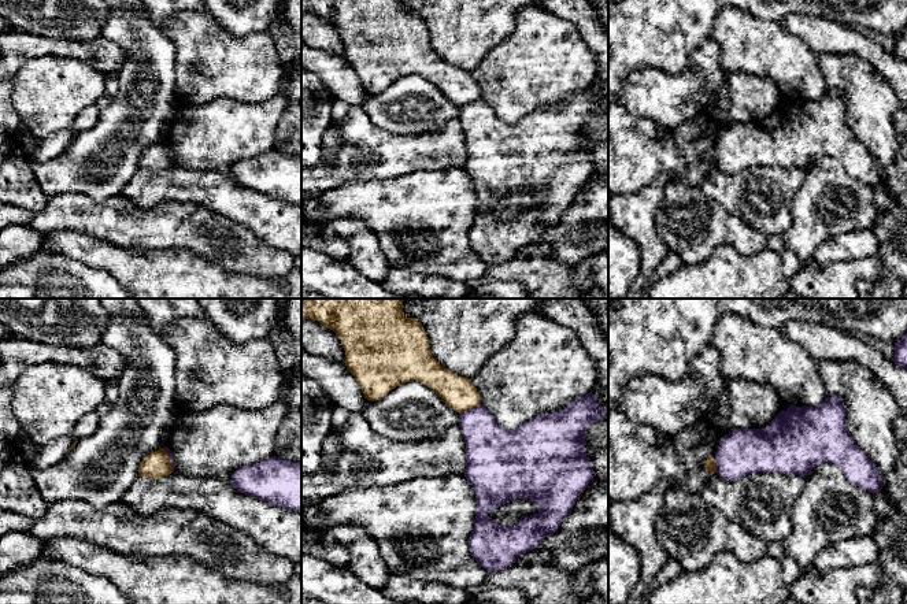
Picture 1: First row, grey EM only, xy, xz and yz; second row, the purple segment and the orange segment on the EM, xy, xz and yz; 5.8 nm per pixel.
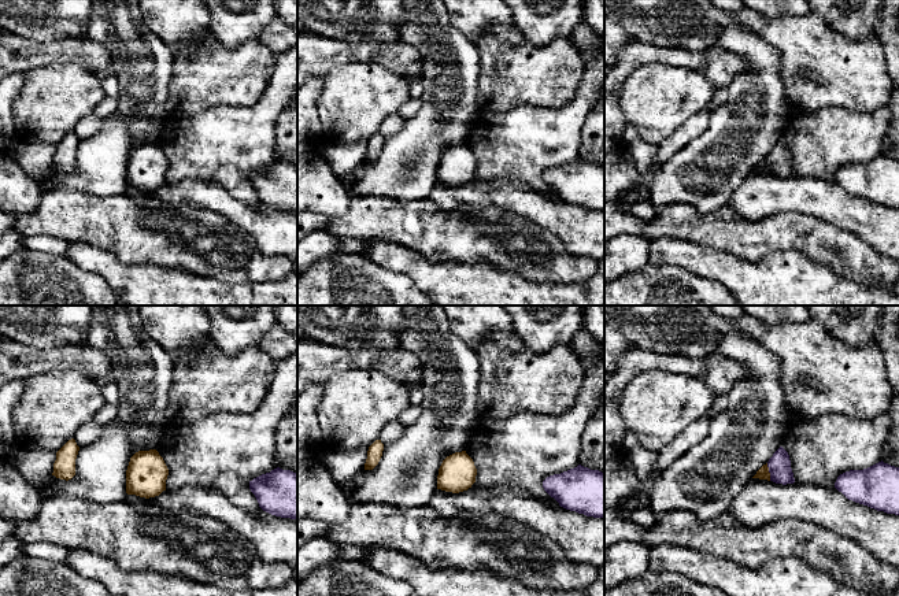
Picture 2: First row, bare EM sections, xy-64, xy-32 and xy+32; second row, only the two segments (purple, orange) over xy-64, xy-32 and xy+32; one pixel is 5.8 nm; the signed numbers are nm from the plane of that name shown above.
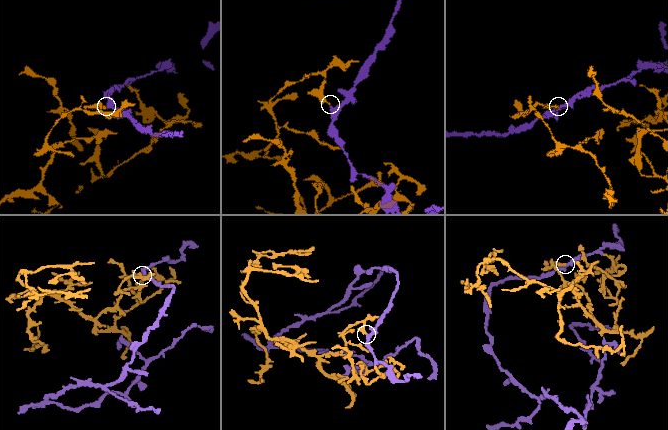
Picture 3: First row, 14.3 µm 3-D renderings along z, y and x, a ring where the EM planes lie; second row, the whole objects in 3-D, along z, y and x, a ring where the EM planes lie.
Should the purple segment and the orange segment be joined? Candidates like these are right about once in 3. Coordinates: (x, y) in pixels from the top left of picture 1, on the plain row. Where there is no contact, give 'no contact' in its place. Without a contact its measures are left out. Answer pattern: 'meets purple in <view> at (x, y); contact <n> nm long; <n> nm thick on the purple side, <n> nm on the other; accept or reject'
meets purple in xz at (471, 102); contact 130 nm long; 280 nm thick on the purple side, 190 nm on the other; reject

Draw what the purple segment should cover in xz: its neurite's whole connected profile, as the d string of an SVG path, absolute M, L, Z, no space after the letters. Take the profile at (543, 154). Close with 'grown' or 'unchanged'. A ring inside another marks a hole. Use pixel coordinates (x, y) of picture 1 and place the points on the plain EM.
M588 86L563 104L534 110L515 123L497 118L482 99L460 107L459 121L466 133L464 170L475 186L477 210L469 230L471 249L489 266L510 262L517 252L558 225L575 199L577 190L593 174L591 153L584 148L586 122L606 110L604 100ZM527 190L538 205L506 221L488 208L503 197Z; unchanged

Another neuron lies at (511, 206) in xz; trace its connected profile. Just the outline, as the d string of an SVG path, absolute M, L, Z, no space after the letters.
M523 190L503 197L488 207L488 210L495 212L501 219L511 221L521 212L536 207L538 207L538 201L527 190Z

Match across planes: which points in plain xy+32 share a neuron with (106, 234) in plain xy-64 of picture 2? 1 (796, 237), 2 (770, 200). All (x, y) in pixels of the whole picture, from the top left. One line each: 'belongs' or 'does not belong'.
1: belongs
2: does not belong

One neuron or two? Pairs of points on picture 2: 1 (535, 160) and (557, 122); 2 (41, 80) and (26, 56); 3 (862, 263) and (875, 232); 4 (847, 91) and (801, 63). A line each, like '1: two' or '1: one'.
1: one
2: two
3: two
4: one

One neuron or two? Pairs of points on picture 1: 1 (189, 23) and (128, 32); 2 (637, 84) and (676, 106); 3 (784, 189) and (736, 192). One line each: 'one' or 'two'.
1: two
2: one
3: one

